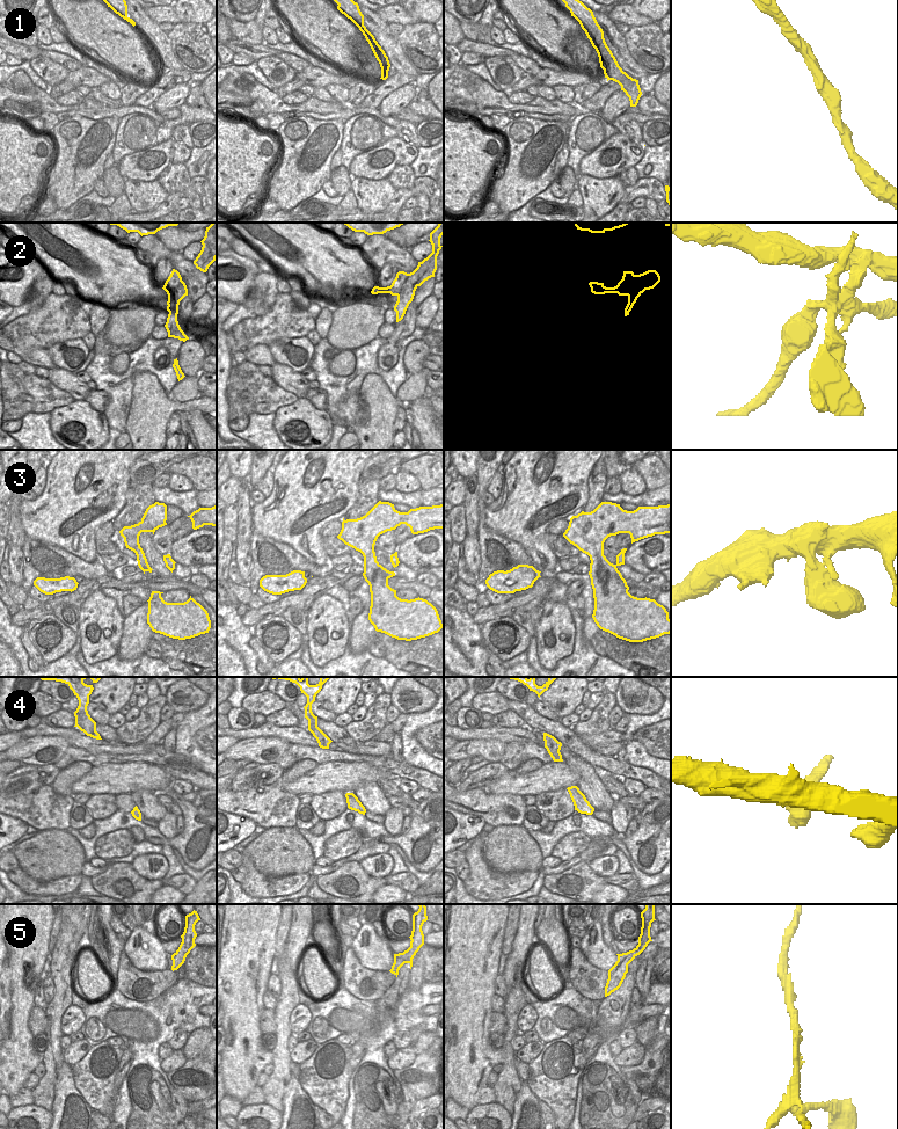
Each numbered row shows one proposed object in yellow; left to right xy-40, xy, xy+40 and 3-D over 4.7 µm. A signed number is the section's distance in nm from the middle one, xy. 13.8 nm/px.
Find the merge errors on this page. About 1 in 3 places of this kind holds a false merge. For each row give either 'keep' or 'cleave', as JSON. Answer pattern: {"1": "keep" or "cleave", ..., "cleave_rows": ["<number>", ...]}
{"1": "keep", "2": "cleave", "3": "keep", "4": "keep", "5": "cleave", "cleave_rows": ["2", "5"]}

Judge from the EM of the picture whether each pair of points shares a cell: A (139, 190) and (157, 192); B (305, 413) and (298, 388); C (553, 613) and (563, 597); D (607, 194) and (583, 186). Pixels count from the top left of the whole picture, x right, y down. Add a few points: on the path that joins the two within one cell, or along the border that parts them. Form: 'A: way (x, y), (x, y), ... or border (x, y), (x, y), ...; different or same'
A: way (144, 192), (152, 192); same
B: border (298, 397), (304, 398); different
C: border (545, 599), (562, 602), (569, 609), (575, 625); different
D: way (601, 194), (597, 194), (589, 187); same

